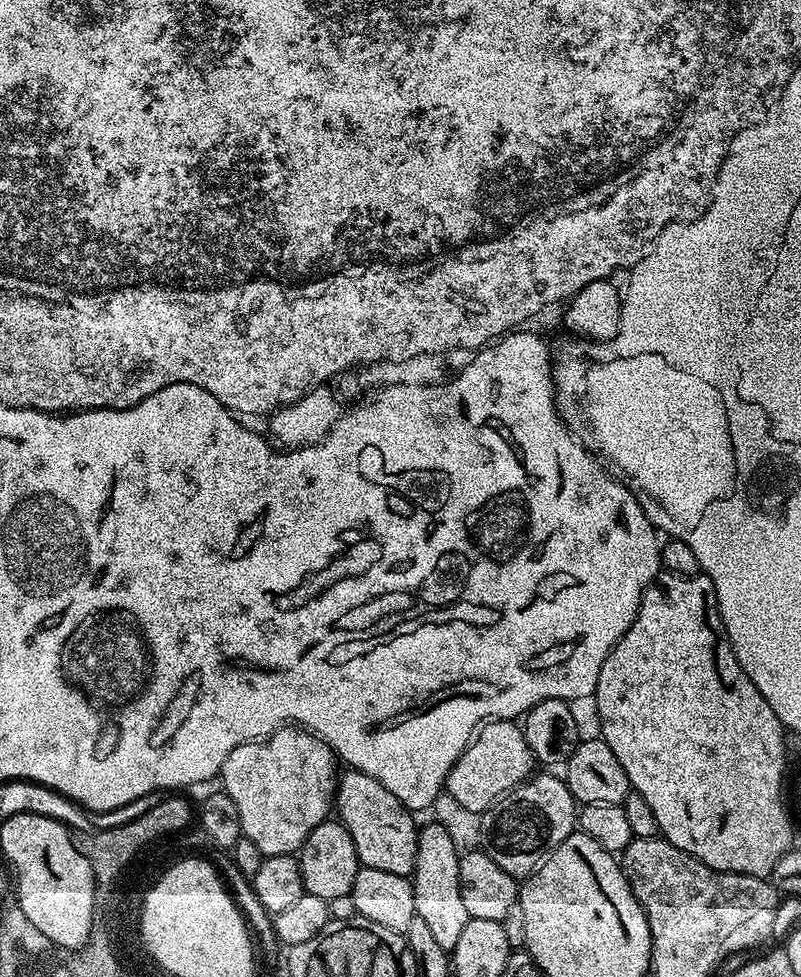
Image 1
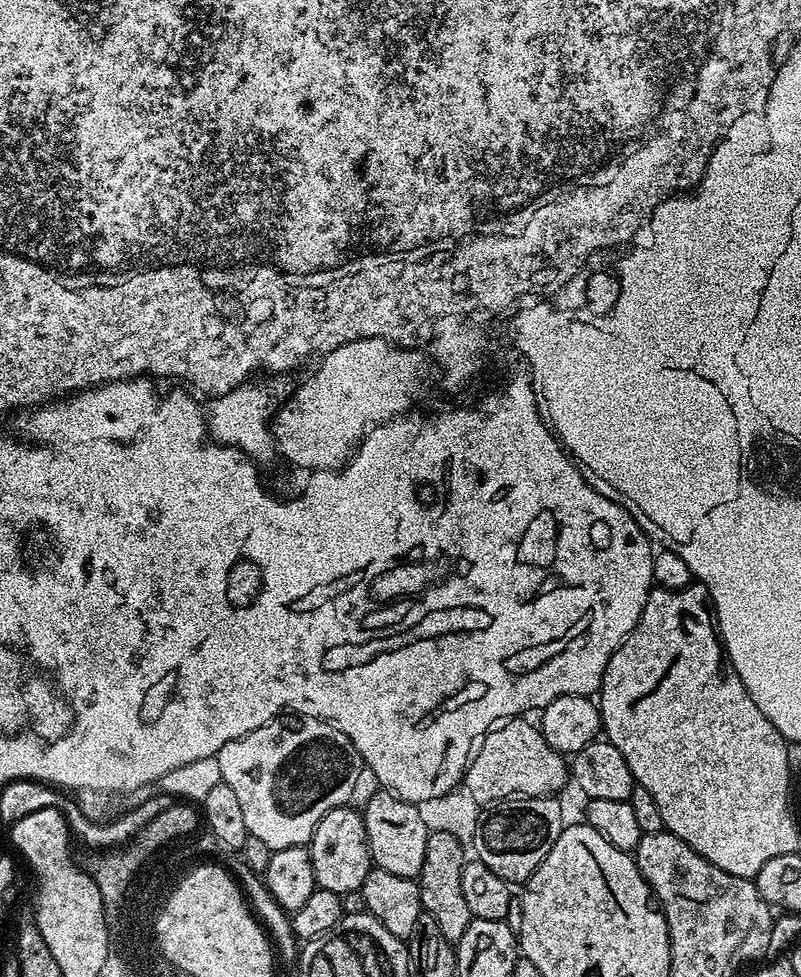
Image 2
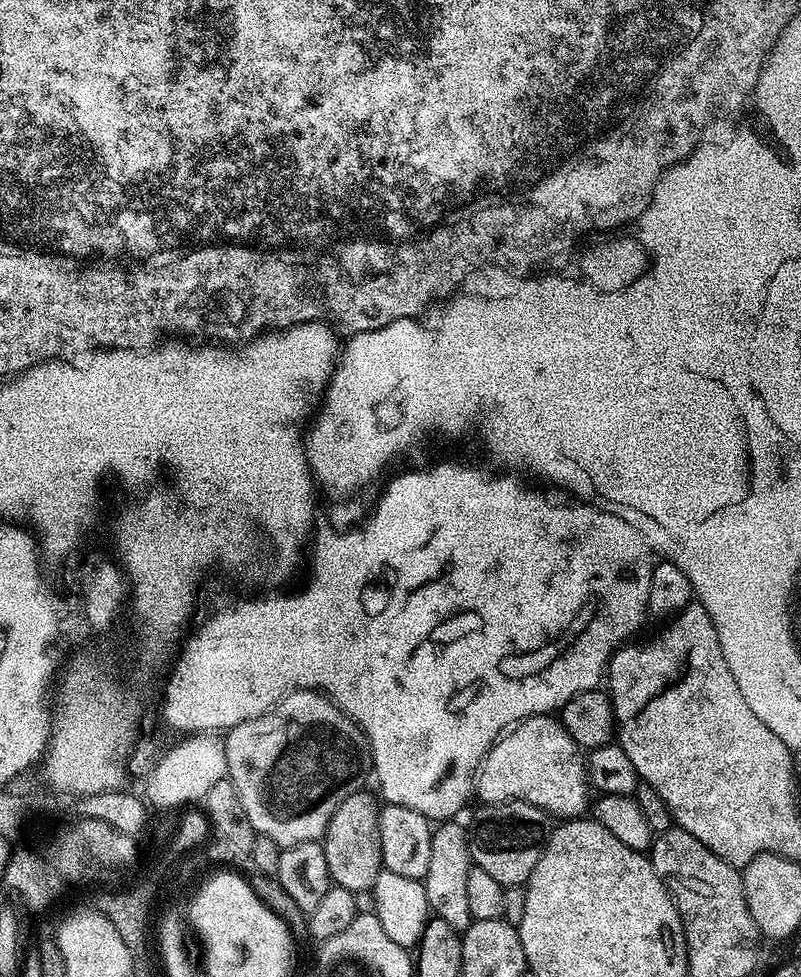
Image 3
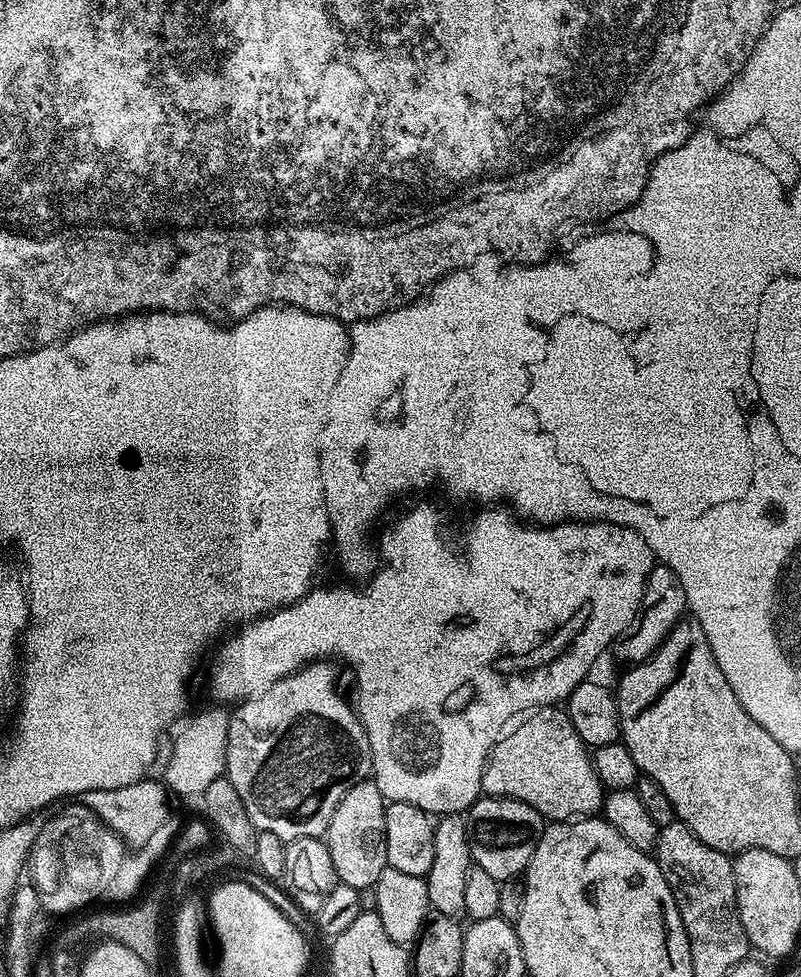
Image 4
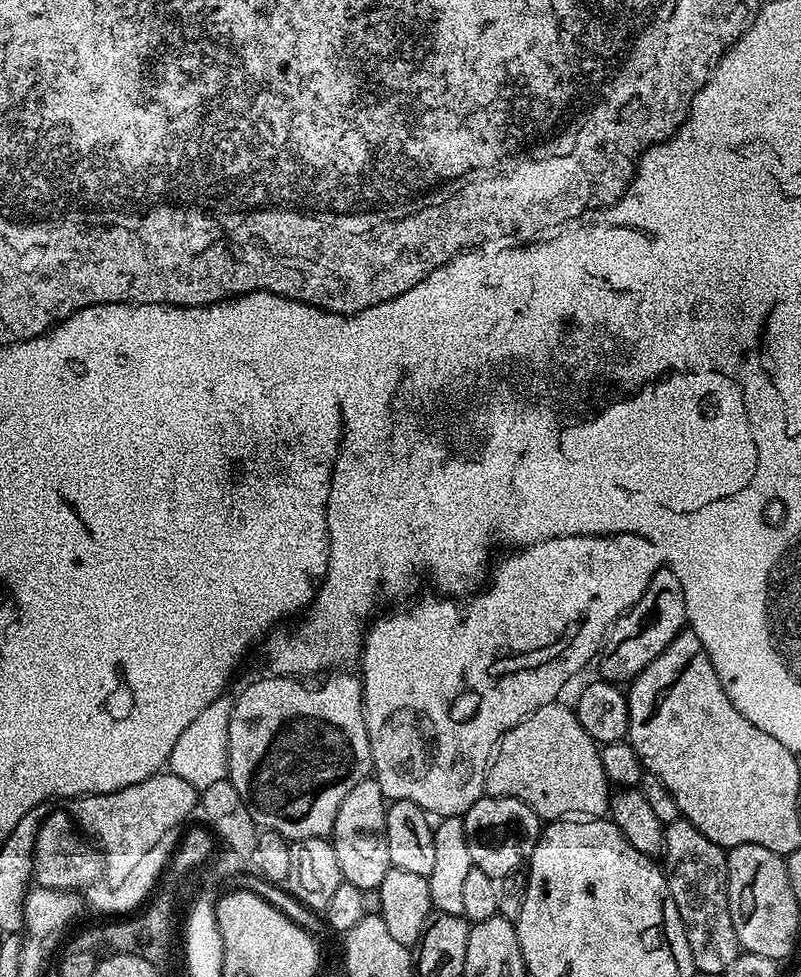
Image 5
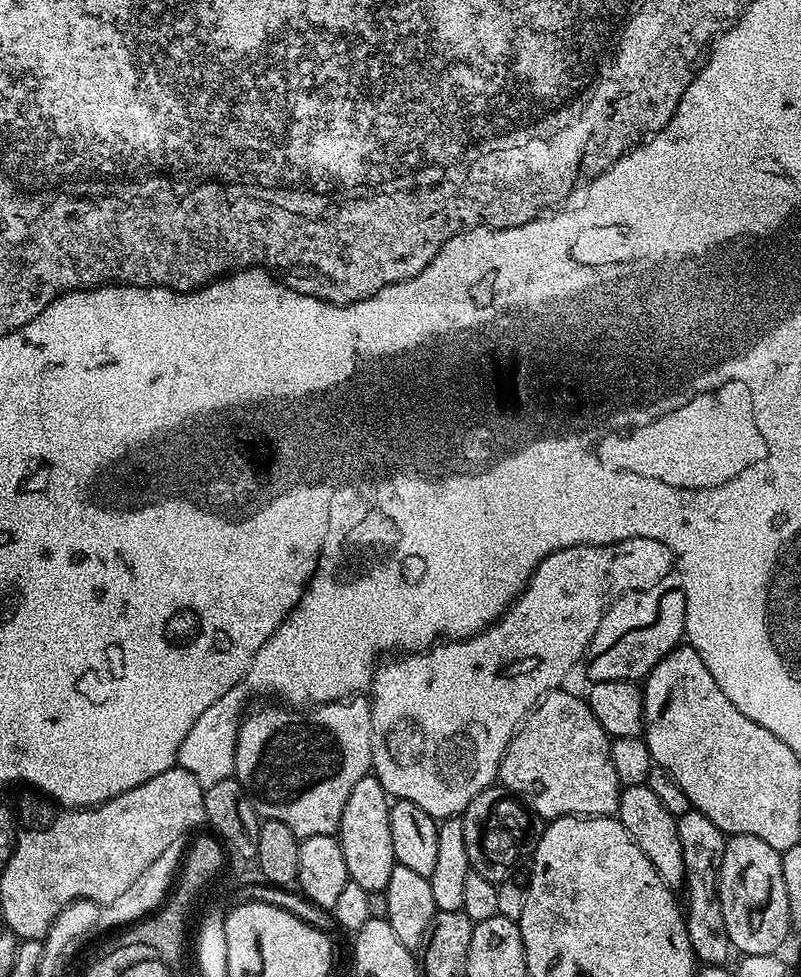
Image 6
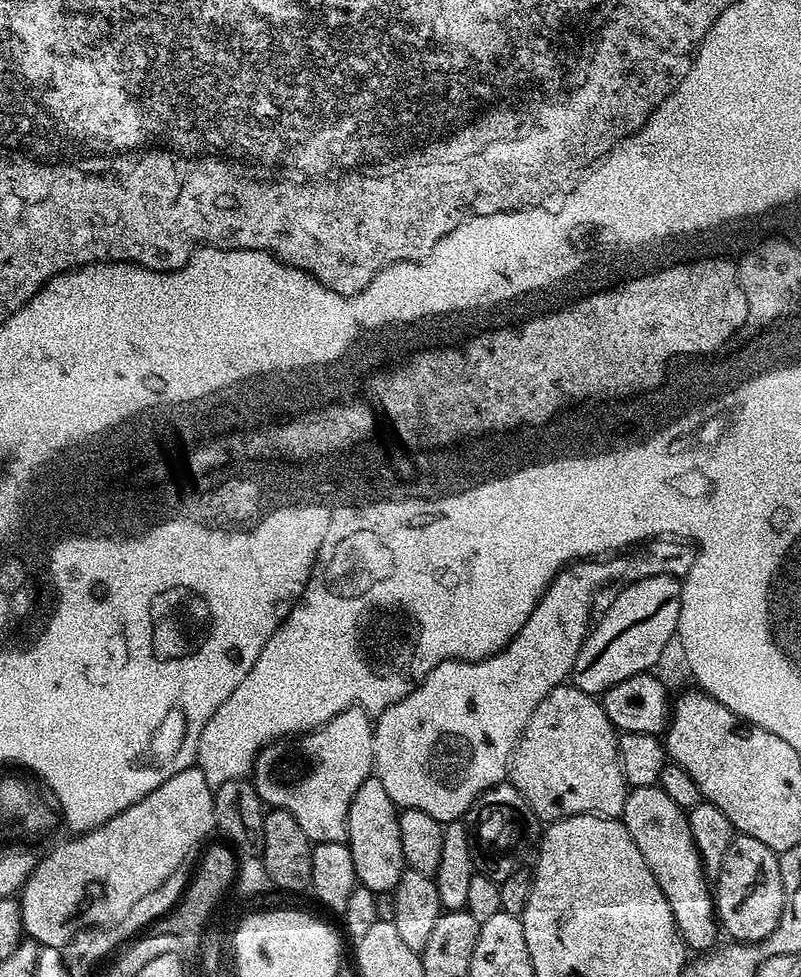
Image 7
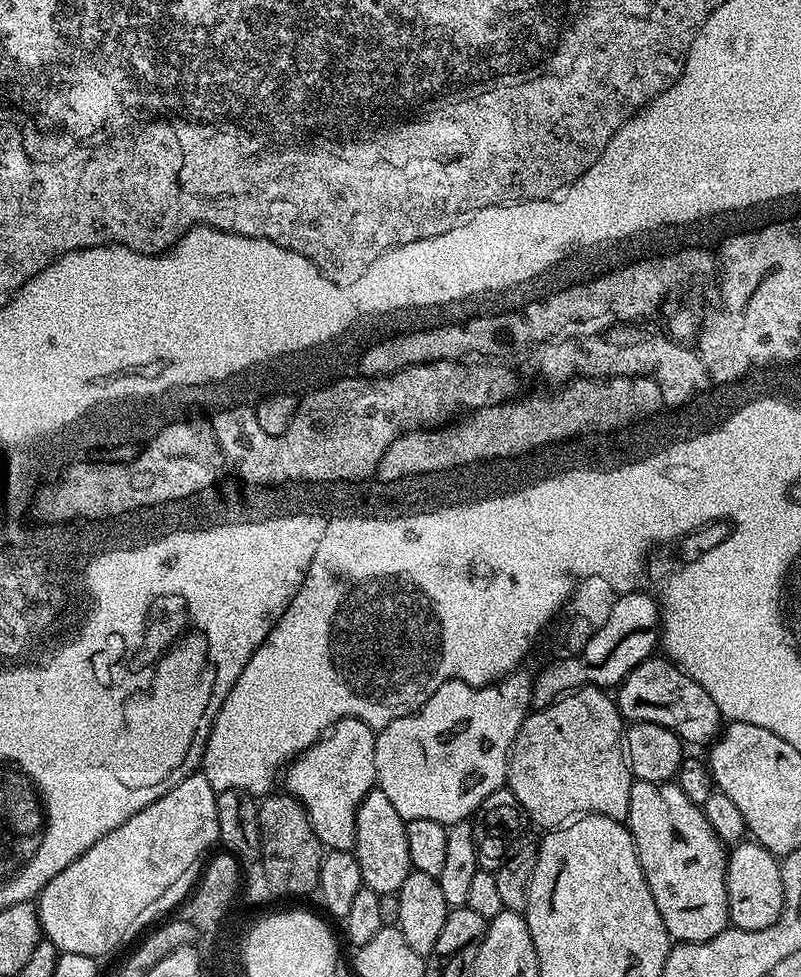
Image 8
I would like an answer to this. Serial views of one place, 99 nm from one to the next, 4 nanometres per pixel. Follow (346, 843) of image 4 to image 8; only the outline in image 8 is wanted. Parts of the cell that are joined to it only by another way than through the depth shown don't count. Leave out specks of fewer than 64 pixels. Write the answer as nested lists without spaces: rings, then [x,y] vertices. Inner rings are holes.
[[[379,786],[371,788],[362,798],[356,811],[356,861],[362,870],[364,887],[388,898],[400,891],[402,882],[414,870],[410,862],[410,849],[406,842],[406,821],[394,810],[390,798],[382,794]]]

